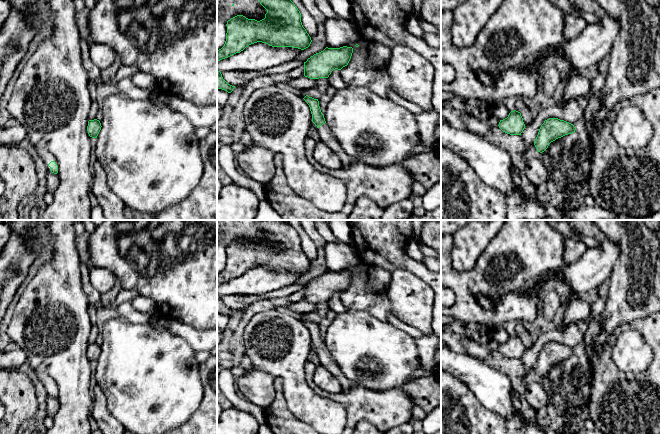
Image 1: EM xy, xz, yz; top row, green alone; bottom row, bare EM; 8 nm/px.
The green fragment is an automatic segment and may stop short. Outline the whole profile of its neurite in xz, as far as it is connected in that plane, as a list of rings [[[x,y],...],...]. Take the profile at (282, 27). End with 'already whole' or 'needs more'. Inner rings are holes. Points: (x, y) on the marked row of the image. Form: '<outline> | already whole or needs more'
[[[259,0],[267,10],[265,18],[257,21],[237,15],[227,21],[227,33],[224,46],[217,50],[217,62],[240,53],[251,44],[262,42],[272,47],[292,47],[304,50],[312,42],[311,37],[303,27],[301,13],[291,0]]] | already whole

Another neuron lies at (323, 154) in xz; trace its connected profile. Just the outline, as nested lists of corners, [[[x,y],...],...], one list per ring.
[[[320,140],[317,142],[314,148],[314,159],[320,165],[330,170],[342,168],[341,159],[329,146]]]

